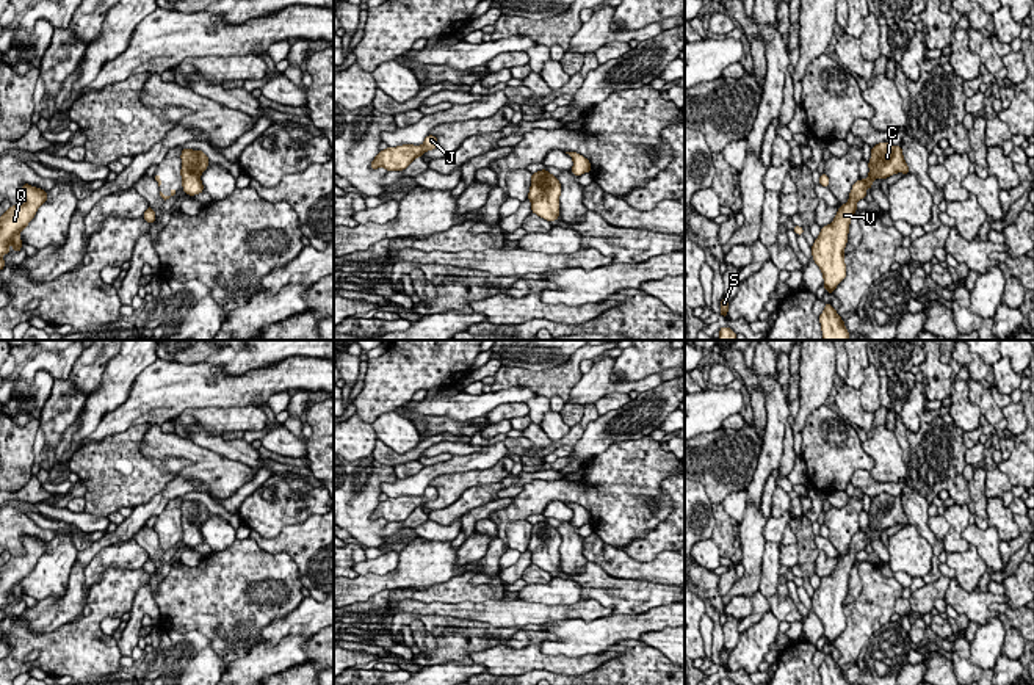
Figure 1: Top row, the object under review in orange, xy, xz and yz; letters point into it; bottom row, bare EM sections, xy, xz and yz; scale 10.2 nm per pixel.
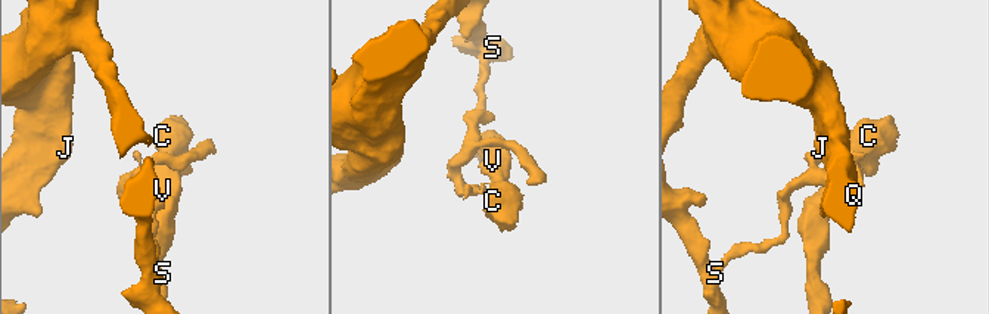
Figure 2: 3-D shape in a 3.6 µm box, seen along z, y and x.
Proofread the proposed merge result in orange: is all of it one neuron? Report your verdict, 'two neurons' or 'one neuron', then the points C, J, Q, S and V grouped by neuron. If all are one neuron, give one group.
two neurons; groups C V / J Q S

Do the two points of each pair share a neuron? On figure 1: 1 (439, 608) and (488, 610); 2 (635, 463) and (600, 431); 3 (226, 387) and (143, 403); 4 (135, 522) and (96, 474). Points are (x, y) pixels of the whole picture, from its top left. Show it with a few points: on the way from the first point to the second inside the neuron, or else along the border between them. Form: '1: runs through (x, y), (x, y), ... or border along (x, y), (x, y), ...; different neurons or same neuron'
1: runs through (451, 610), (475, 610); same neuron
2: border along (647, 434), (632, 441), (611, 442), (592, 458); different neurons
3: runs through (206, 387), (168, 387), (163, 391); same neuron
4: border along (163, 486), (146, 502), (132, 507); different neurons

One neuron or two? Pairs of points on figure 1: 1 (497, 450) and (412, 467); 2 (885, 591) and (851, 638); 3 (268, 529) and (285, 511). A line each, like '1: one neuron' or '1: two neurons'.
1: two neurons
2: one neuron
3: one neuron

